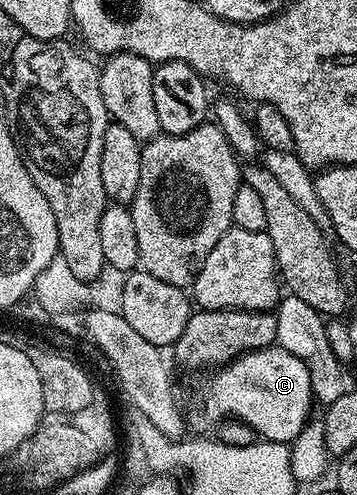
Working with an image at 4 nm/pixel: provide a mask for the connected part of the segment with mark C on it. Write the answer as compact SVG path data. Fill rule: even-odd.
M273 344L265 350L251 350L201 378L200 418L204 422L237 418L265 442L292 444L299 434L301 437L305 433L313 417L310 372L301 358L281 346Z

